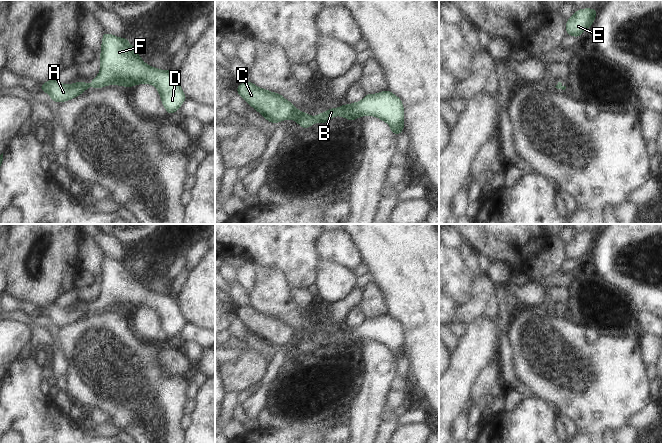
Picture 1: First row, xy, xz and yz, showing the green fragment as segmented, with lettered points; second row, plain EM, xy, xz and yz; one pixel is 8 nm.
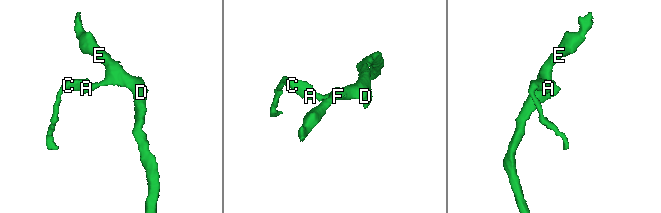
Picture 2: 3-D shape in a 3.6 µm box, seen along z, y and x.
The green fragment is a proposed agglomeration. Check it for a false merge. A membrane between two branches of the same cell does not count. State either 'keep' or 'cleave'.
keep

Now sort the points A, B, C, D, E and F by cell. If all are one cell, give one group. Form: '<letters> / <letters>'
A B C D E F

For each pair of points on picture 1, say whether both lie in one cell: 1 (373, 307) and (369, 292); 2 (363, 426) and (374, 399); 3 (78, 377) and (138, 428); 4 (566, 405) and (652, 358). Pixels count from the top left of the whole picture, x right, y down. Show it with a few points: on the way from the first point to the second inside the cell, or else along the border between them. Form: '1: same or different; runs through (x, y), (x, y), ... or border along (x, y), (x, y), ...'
1: same; runs through (373, 303), (372, 296)
2: same; runs through (363, 419), (367, 406)
3: same; runs through (93, 383), (123, 413)
4: different; border along (639, 340), (640, 356), (648, 366)

